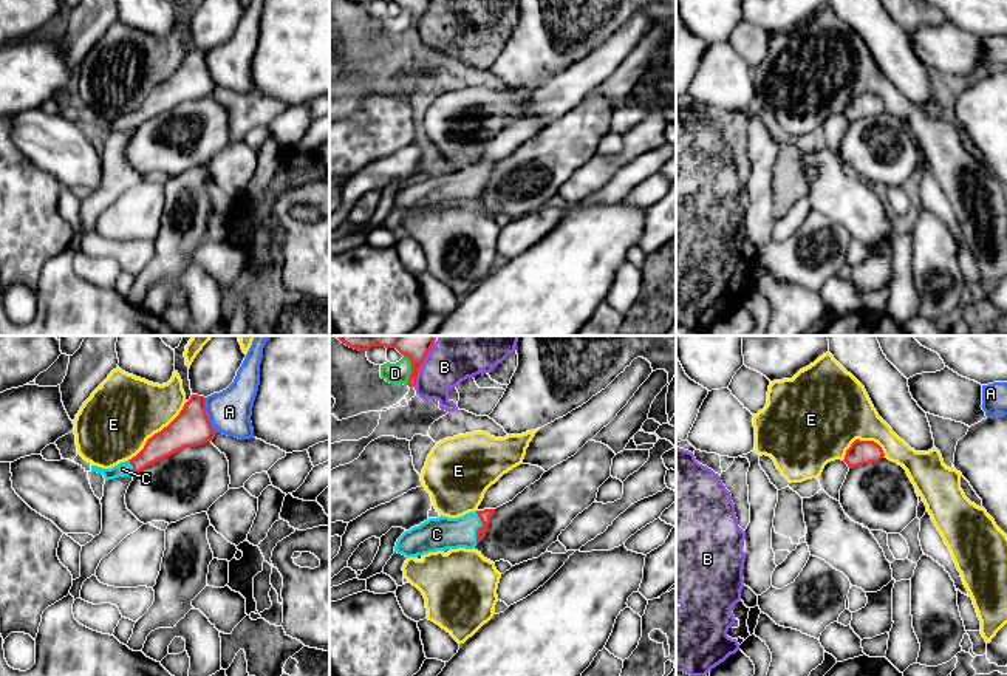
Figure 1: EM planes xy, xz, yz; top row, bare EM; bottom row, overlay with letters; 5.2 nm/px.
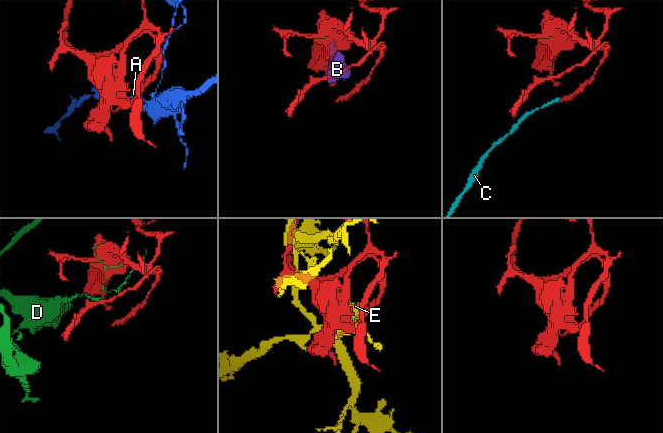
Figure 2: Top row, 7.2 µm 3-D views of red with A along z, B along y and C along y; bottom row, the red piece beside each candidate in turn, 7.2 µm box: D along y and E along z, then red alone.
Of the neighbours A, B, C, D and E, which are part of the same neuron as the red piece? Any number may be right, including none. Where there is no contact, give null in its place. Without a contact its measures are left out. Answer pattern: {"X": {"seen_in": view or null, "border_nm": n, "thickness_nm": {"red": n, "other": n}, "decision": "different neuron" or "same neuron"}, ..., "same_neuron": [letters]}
{"A": {"seen_in": "xy", "border_nm": 200, "thickness_nm": {"red": 190, "other": 220}, "decision": "different neuron"}, "B": {"seen_in": "xz", "border_nm": 220, "thickness_nm": {"red": 90, "other": 220}, "decision": "different neuron"}, "C": {"seen_in": "xz", "border_nm": 180, "thickness_nm": {"red": 70, "other": 180}, "decision": "same neuron"}, "D": {"seen_in": "xz", "border_nm": 160, "thickness_nm": {"red": 90, "other": 110}, "decision": "different neuron"}, "E": {"seen_in": "xy", "border_nm": 440, "thickness_nm": {"red": 190, "other": 380}, "decision": "different neuron"}, "same_neuron": ["C"]}

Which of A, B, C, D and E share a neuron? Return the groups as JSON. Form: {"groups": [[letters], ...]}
{"groups": [["A"], ["B"], ["C"], ["D"], ["E"]]}

